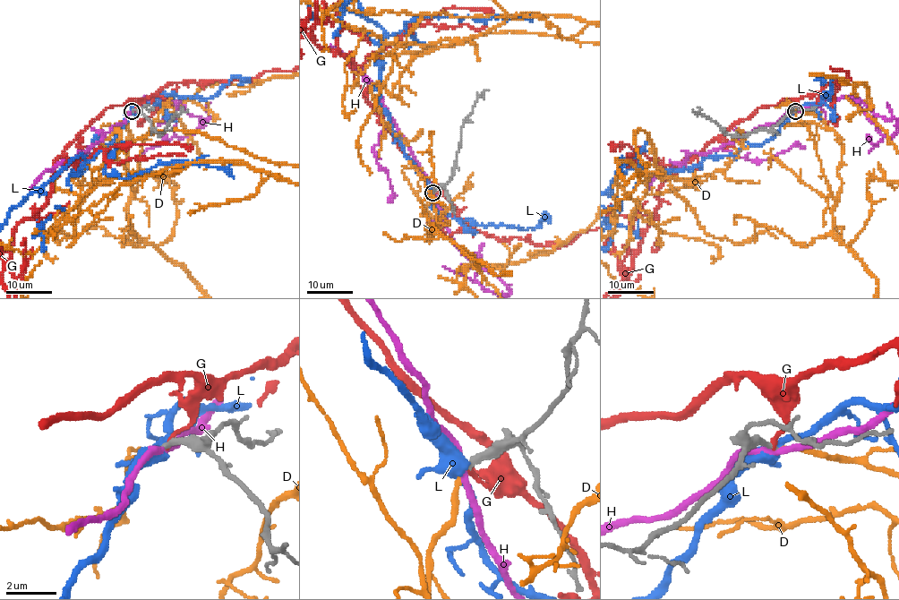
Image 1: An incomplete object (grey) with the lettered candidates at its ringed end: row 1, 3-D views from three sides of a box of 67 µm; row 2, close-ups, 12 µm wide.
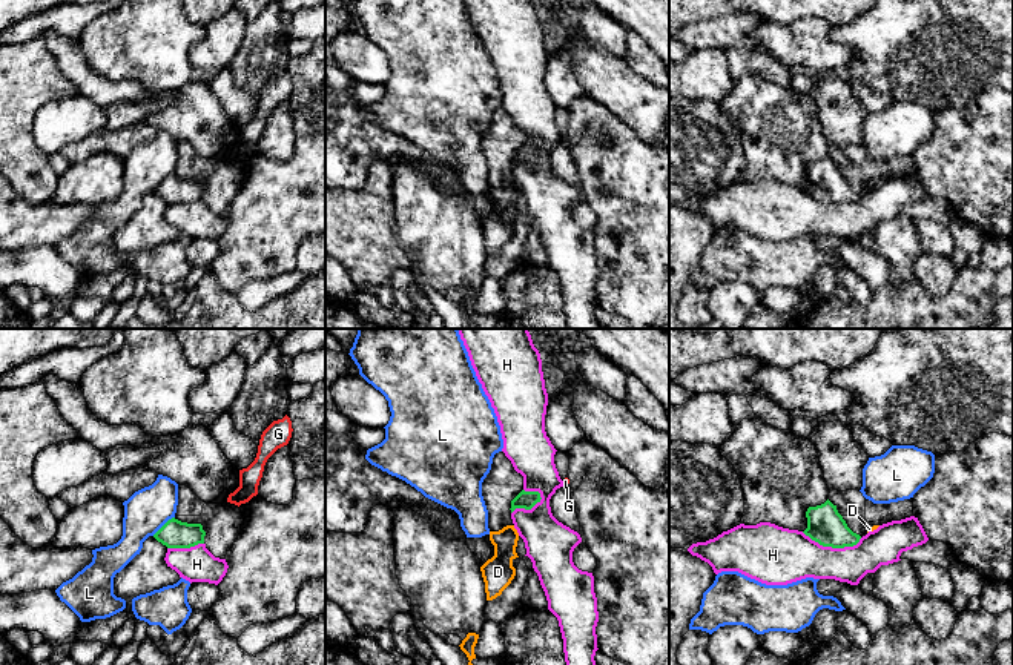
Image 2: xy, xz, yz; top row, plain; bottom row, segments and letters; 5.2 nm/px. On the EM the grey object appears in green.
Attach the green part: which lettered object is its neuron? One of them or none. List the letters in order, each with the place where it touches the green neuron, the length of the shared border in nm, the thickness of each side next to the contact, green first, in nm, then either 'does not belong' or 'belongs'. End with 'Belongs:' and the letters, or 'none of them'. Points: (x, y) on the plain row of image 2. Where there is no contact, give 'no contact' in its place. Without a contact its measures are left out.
D: no contact | belongs
G: no contact | does not belong
H: yz (832, 203) | 320 nm | 190/280 nm | does not belong
L: xy (164, 180) | 160 nm | 150/220 nm | does not belong
Belongs: D

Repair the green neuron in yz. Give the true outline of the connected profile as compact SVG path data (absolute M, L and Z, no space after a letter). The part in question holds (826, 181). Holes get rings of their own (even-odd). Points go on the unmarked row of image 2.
M829 155L821 161L809 163L806 174L807 184L803 189L823 203L853 203L861 195L860 190L847 183L846 177L836 166L836 161Z

